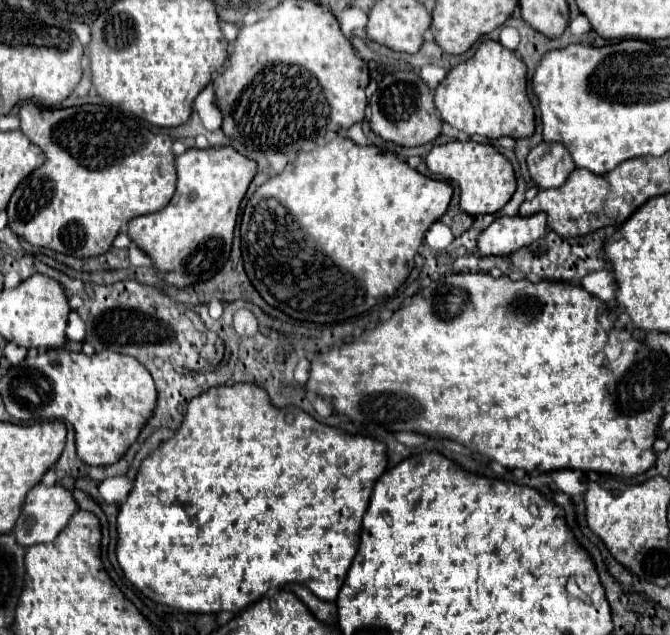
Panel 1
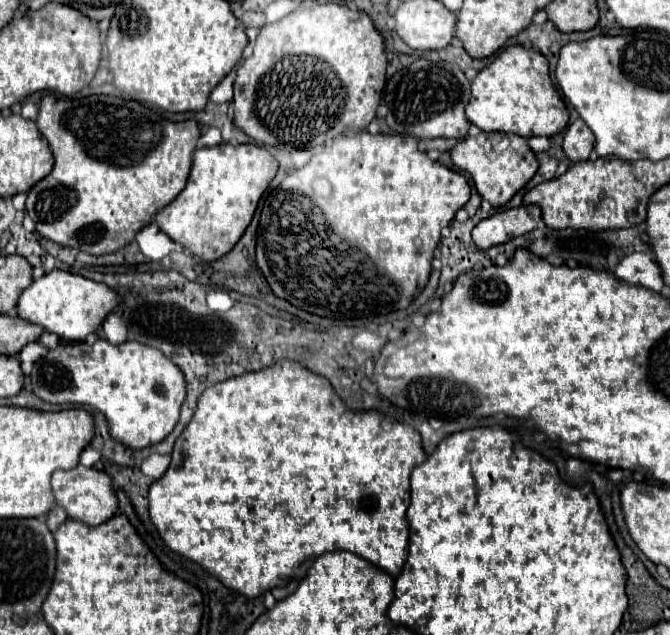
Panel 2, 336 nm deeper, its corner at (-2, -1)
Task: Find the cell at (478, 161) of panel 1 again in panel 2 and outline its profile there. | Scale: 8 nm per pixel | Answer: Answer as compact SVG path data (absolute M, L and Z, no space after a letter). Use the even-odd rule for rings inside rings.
M480 132L478 136L468 136L450 150L450 158L458 170L470 174L478 194L494 208L504 206L538 170L538 160L526 138L502 132Z

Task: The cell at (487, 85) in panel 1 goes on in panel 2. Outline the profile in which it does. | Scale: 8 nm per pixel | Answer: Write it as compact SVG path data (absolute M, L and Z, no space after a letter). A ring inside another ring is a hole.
M512 44L512 46L506 46L494 58L494 62L482 68L472 80L470 102L466 106L466 118L484 132L512 132L524 138L528 136L548 136L550 138L566 128L568 110L552 86L552 80L548 74L548 60L542 54L538 54L538 50L526 50L520 44Z

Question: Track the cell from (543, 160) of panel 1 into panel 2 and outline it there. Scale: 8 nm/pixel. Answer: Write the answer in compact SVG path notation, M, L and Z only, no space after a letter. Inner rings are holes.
M576 120L566 128L562 152L564 152L566 160L570 160L570 164L588 160L592 146L594 146L594 134L582 120Z

